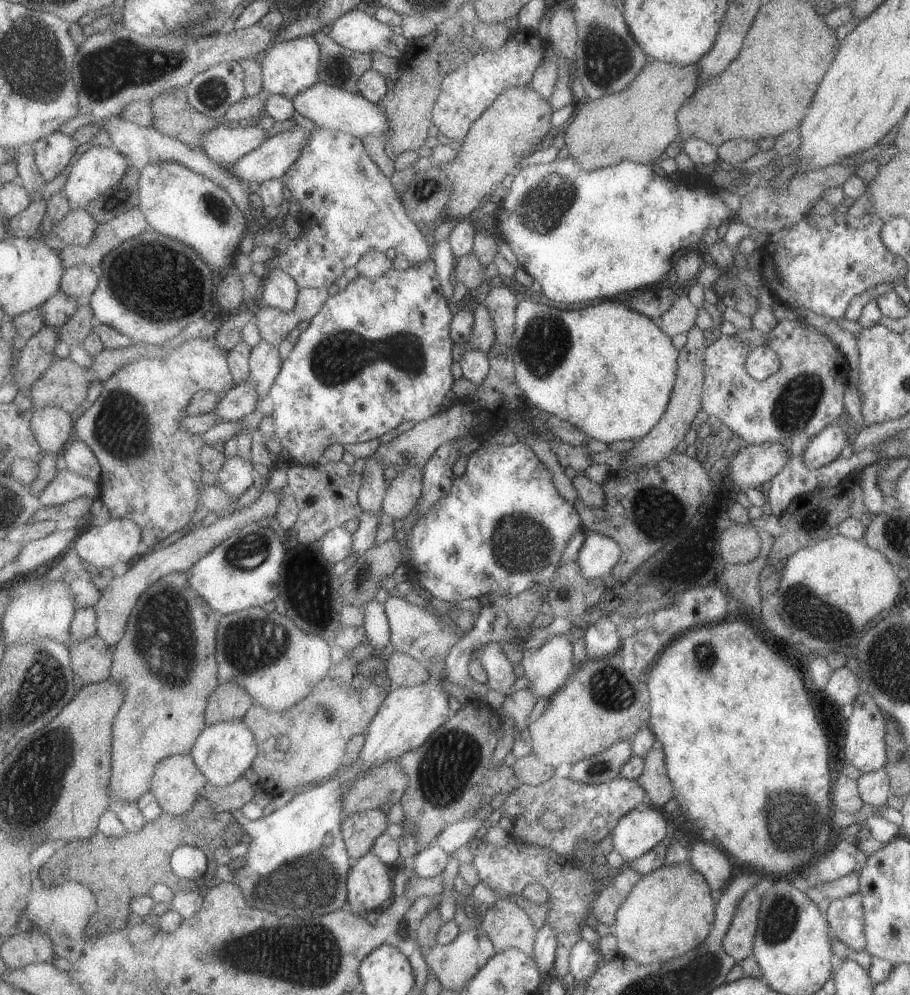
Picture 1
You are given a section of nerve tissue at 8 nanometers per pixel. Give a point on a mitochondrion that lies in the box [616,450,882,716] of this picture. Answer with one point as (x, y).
(705, 655)

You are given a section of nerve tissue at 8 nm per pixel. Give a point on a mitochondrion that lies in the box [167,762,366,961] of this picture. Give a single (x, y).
(311, 880)

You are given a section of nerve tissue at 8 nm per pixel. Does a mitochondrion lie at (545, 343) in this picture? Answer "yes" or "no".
yes

